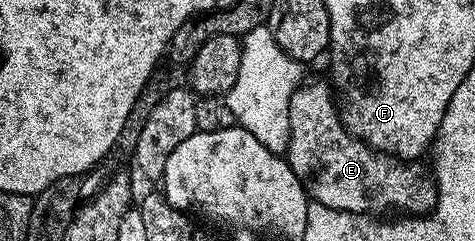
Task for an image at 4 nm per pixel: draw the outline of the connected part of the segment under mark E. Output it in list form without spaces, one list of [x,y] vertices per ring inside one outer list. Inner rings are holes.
[[[322,81],[299,84],[288,102],[288,113],[292,120],[288,125],[284,156],[292,171],[296,171],[302,180],[307,194],[317,204],[341,213],[363,215],[386,213],[389,209],[398,213],[394,215],[433,213],[438,204],[435,178],[429,172],[426,174],[418,163],[407,163],[381,152],[355,136],[340,112],[335,90],[327,85]]]

